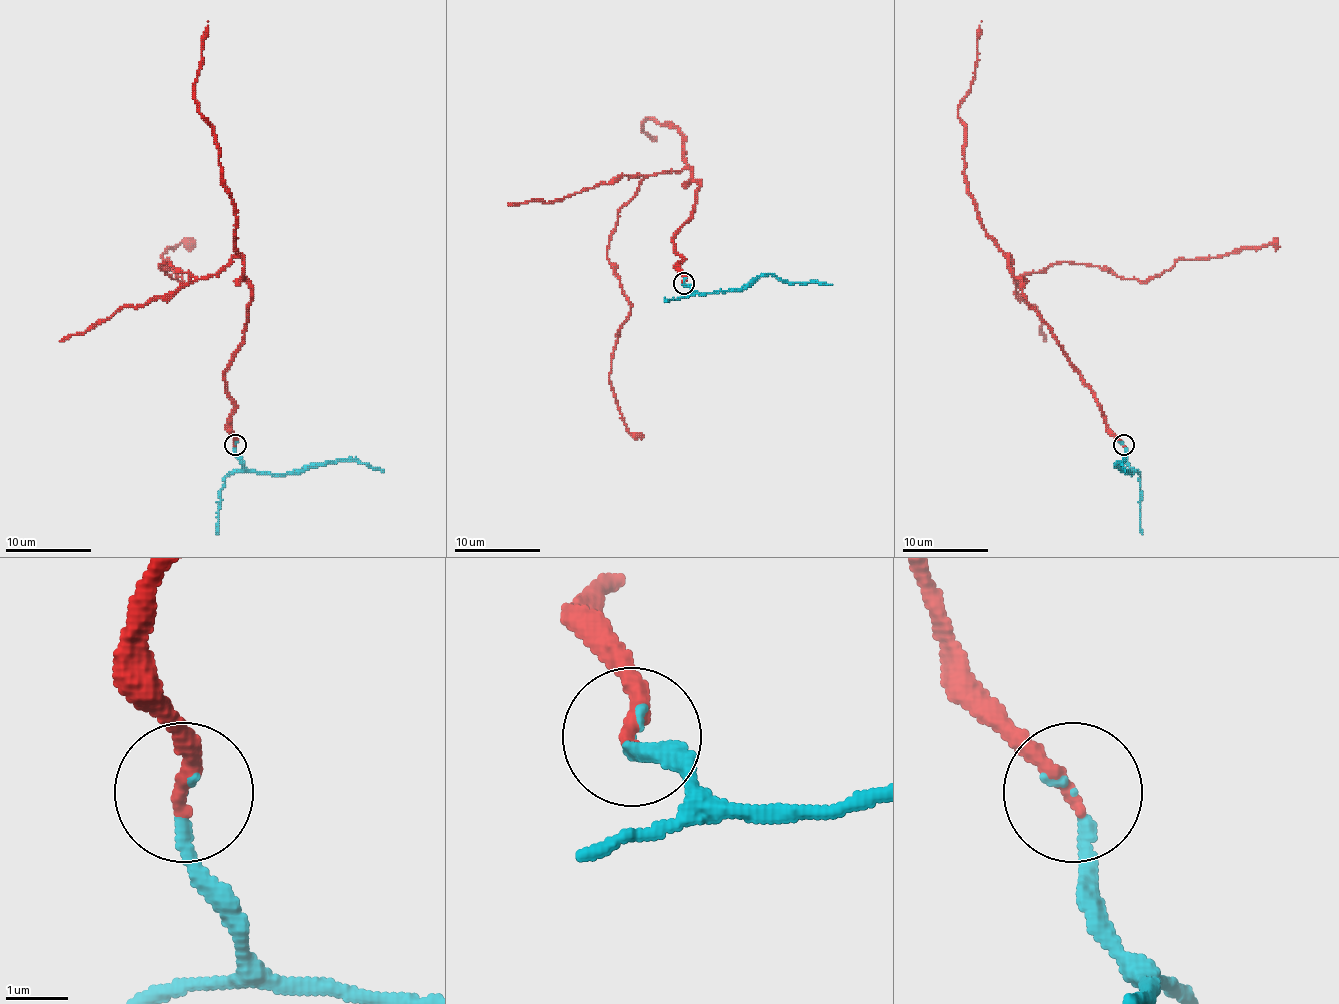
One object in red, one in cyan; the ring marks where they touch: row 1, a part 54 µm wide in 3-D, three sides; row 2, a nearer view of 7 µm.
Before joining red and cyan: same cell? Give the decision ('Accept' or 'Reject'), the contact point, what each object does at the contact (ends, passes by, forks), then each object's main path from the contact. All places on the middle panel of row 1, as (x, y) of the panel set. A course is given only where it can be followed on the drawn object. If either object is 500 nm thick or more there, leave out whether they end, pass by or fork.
Accept. Place: (683, 283). At the ring red ends. At the ring cyan ends. Course of red: (684, 282), (673, 237), (693, 169), (645, 177), (607, 248), (630, 304), (609, 381), (643, 437). Course of cyan: (684, 282), (697, 293), (746, 289), (761, 276), (770, 274), (789, 282), (832, 284)

